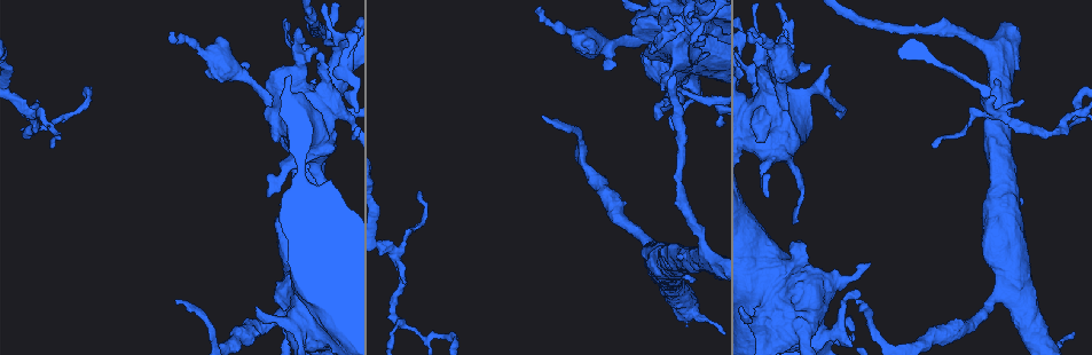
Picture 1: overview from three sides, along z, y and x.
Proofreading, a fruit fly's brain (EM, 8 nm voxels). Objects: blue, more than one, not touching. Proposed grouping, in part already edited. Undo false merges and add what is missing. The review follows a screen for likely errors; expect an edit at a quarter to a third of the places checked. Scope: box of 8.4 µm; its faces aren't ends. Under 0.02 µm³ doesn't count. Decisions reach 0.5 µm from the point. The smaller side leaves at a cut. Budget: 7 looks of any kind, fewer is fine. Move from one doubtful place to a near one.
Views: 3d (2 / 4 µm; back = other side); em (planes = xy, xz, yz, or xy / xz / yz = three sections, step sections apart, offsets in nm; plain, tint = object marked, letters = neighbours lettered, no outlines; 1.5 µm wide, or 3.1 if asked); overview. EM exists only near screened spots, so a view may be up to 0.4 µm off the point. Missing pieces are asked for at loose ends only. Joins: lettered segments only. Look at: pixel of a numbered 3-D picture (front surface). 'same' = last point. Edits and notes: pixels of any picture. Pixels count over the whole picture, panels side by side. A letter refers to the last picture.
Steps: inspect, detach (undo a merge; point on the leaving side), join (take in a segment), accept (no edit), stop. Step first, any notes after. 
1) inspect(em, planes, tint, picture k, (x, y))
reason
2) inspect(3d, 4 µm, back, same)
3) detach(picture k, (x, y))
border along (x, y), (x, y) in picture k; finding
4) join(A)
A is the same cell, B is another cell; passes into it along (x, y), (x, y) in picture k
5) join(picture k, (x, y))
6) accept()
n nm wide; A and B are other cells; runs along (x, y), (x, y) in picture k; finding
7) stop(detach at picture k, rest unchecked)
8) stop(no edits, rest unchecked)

inspect(3d, 2 µm, picture 1, (402, 282))
branch stops here

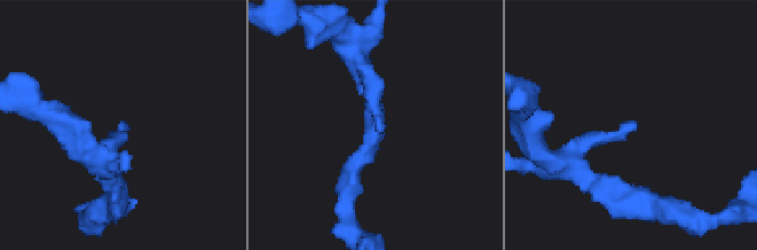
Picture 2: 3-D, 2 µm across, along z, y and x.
inspect(em, planes, letters, picture 2, (636, 122))

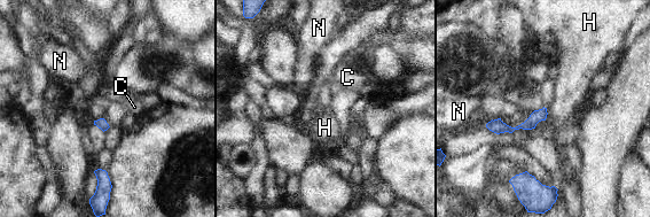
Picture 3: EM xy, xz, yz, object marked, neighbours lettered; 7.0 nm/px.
accept()
C, H and N are other cells; border along (547, 108), (547, 117), (545, 119) in picture 3; none of them fits

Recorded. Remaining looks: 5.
inspect(em, yz, step 8, tint, picture 1, (454, 337))

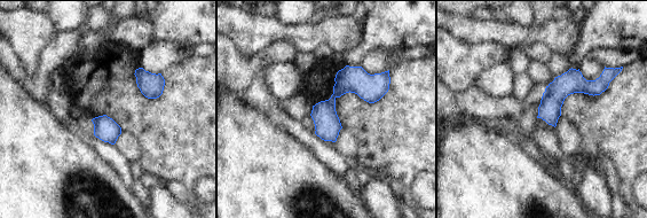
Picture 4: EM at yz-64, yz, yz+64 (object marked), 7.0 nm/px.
inspect(em, planes, tint, same)
cut it another way

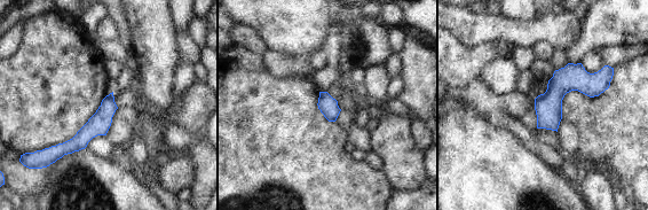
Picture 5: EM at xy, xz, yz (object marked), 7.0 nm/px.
inspect(em, planes, letters, same)
see the neighbours

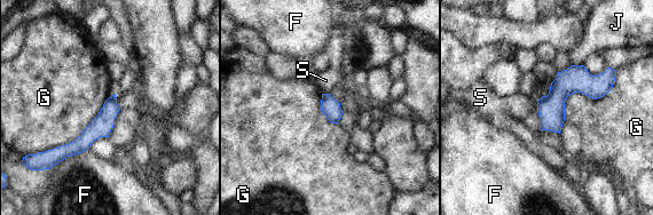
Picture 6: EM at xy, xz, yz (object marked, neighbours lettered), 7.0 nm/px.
accept()
130 nm wide; G touches over 500 nm; F, G, J and S are other cells; all the same neuron

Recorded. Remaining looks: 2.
inspect(em, planes, tint, picture 1, (662, 88))
free end

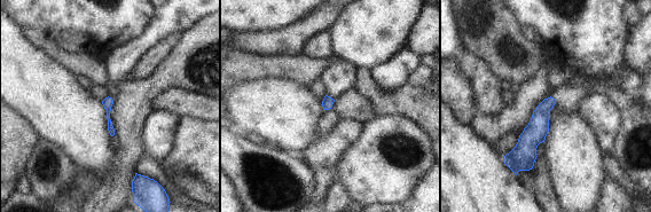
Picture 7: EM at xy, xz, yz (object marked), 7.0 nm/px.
inspect(em, planes, letters, same)
see the neighbours

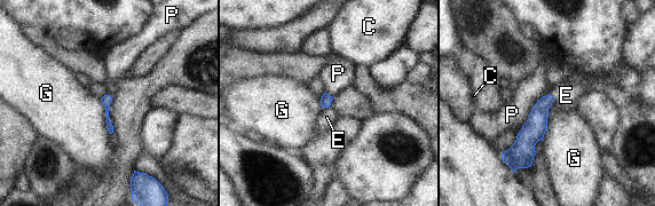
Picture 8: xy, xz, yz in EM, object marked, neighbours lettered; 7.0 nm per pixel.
join(E)
E is the same cell, C, G and P are other cells; passes into it along (536, 126), (553, 98), (566, 95) in picture 8; the neuron continues

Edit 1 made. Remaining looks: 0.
stop(join at picture 8, rest unchecked)

